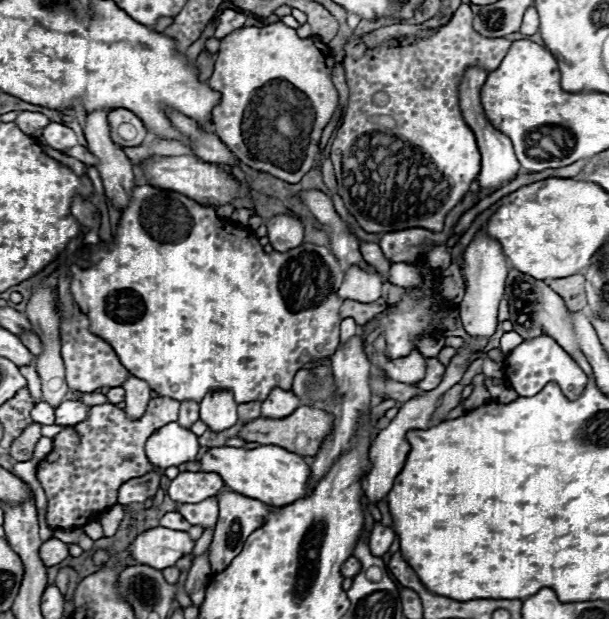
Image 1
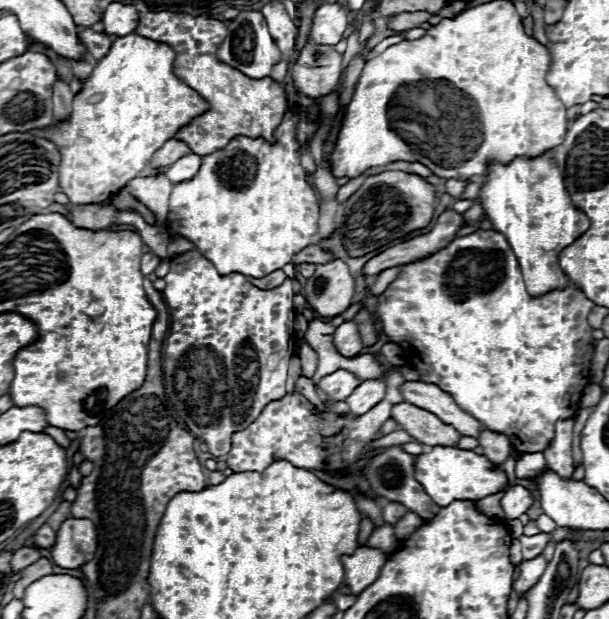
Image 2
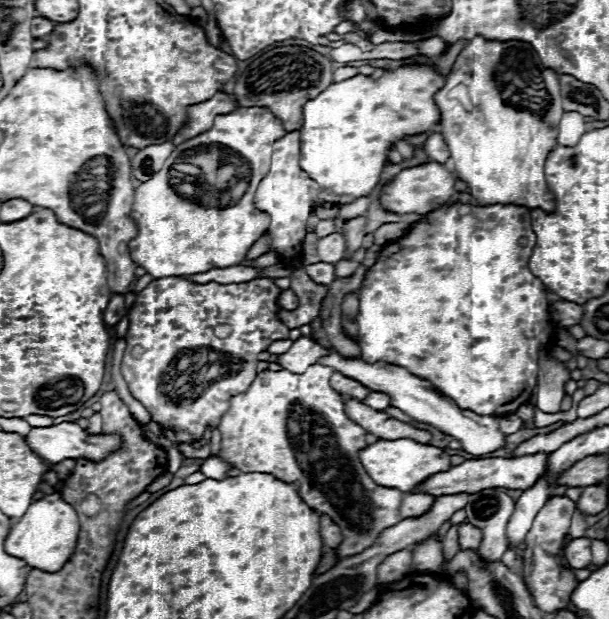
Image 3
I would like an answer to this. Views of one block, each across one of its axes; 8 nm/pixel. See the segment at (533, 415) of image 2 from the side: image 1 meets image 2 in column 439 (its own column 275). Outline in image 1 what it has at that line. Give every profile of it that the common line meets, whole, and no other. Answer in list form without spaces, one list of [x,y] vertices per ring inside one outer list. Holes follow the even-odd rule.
[[[146,184],[146,186],[136,186],[132,190],[132,198],[128,202],[128,206],[122,210],[122,216],[120,216],[120,222],[118,222],[118,228],[116,228],[112,242],[102,242],[98,246],[98,252],[88,252],[88,254],[90,254],[88,268],[80,268],[80,266],[70,268],[70,272],[72,272],[72,284],[70,284],[72,298],[74,298],[76,306],[80,308],[80,312],[88,316],[90,332],[100,336],[102,340],[106,340],[114,348],[114,352],[118,354],[122,366],[132,376],[148,382],[148,386],[158,396],[168,396],[168,398],[174,398],[180,402],[182,400],[200,402],[206,392],[230,390],[238,404],[252,402],[252,400],[266,400],[266,396],[270,394],[270,390],[274,386],[290,390],[294,374],[304,364],[318,360],[318,358],[332,356],[338,346],[340,318],[338,318],[336,306],[340,308],[342,300],[336,304],[336,294],[338,294],[338,288],[344,280],[344,272],[328,246],[300,244],[298,248],[292,248],[290,252],[284,252],[284,254],[272,252],[272,256],[270,256],[262,250],[262,246],[258,244],[258,238],[252,230],[248,230],[244,226],[236,228],[228,220],[222,220],[220,216],[216,216],[214,208],[202,208],[198,202],[190,200],[188,196]]]

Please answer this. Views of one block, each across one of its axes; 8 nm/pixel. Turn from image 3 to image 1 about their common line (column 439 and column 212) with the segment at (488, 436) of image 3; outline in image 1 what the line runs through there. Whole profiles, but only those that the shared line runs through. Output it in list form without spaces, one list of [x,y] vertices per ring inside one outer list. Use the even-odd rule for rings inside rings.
[[[218,390],[218,392],[208,392],[202,402],[200,402],[200,420],[206,422],[206,426],[214,432],[226,430],[236,424],[238,414],[236,414],[236,402],[232,392]]]

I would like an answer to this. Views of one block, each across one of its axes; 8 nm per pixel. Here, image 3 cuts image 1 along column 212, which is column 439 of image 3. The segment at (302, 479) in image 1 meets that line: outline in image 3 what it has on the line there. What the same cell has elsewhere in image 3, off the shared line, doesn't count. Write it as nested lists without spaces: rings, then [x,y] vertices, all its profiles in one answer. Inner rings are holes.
[[[400,438],[400,440],[378,440],[376,444],[370,444],[368,448],[360,450],[360,462],[366,468],[368,476],[388,488],[398,488],[400,492],[410,492],[428,476],[434,476],[436,472],[446,472],[450,464],[450,454],[446,454],[442,448],[430,446],[430,444],[420,444],[410,438]]]

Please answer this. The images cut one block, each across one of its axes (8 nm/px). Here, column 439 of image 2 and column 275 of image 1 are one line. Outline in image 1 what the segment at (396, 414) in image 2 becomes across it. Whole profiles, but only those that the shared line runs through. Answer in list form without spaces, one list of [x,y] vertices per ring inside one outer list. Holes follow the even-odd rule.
[[[298,406],[290,416],[286,418],[256,418],[238,430],[238,438],[244,442],[258,442],[258,444],[274,444],[288,452],[300,454],[300,456],[316,456],[318,448],[322,446],[322,440],[326,438],[326,432],[330,432],[330,416],[326,416],[324,410],[310,408],[310,406]]]

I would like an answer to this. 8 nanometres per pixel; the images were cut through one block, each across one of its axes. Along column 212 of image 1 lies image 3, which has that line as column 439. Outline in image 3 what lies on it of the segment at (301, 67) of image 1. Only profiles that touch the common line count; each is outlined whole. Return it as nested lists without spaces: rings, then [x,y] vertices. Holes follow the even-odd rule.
[[[414,62],[398,66],[396,70],[384,70],[384,76],[378,80],[358,74],[342,82],[332,82],[324,92],[304,104],[304,124],[300,128],[300,168],[318,182],[320,192],[324,192],[324,202],[350,204],[356,198],[368,196],[380,180],[390,148],[396,146],[398,140],[438,130],[440,110],[434,102],[434,94],[446,84],[446,78],[448,76],[436,72],[434,62]]]

